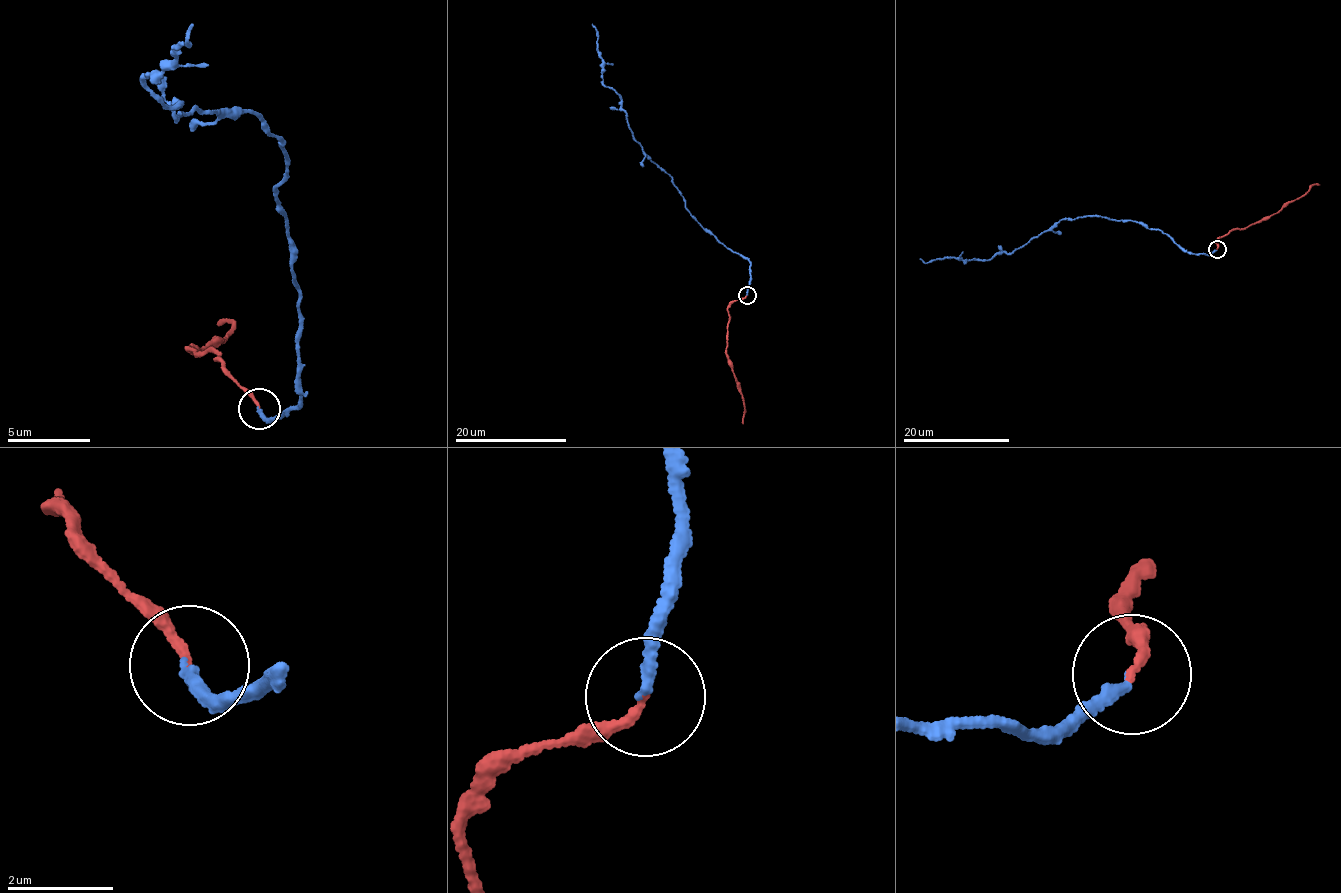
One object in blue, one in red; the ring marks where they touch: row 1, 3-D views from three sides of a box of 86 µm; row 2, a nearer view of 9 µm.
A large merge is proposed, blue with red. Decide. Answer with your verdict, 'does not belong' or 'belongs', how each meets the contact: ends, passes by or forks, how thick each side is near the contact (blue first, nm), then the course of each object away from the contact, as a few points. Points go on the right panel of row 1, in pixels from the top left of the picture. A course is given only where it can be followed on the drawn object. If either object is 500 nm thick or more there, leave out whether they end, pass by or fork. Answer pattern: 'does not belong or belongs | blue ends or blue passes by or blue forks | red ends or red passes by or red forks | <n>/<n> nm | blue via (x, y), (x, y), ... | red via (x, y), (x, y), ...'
belongs | blue ends | red ends | 180/160 nm | blue via (1216, 249), (1188, 252), (1137, 222), (1089, 215), (1062, 219), (1010, 252), (982, 261), (919, 259) | red via (1217, 249), (1220, 236), (1266, 220), (1312, 185), (1319, 184)

